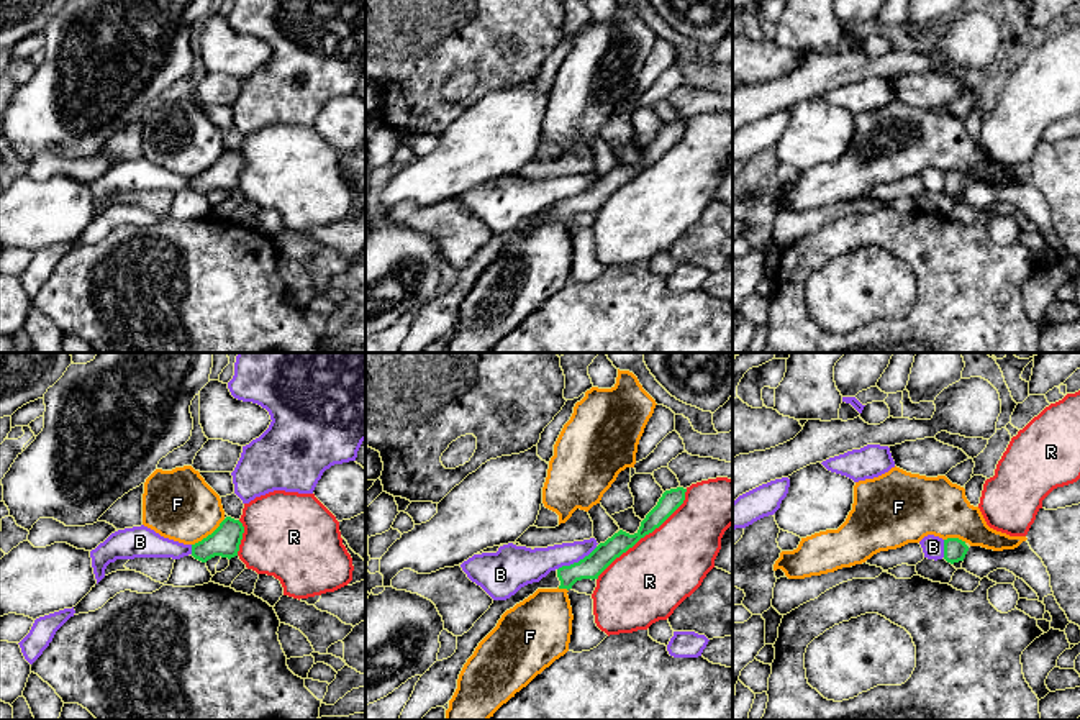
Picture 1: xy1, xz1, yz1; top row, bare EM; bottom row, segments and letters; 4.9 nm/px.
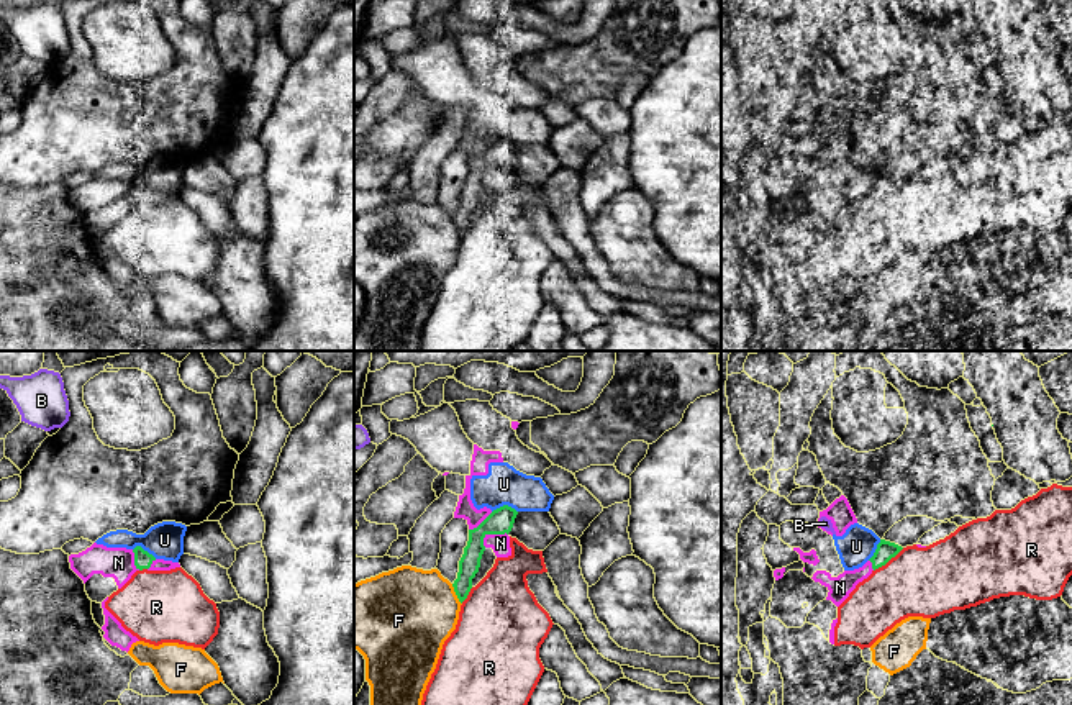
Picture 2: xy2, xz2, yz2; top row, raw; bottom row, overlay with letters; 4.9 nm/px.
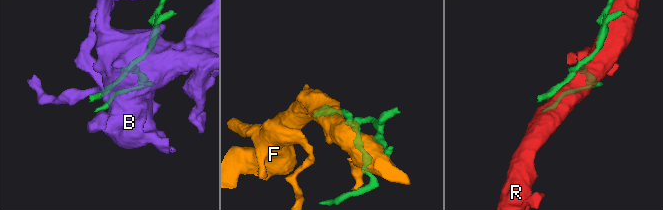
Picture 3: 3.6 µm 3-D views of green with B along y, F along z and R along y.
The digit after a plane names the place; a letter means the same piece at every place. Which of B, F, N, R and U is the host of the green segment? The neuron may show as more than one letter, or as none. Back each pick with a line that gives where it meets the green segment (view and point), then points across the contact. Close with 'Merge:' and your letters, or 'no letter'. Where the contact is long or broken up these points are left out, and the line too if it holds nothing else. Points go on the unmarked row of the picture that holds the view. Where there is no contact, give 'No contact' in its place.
Merge: no letter

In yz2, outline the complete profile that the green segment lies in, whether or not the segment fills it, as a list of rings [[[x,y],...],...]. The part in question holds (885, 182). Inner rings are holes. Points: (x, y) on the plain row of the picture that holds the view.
[[[880,172],[880,175],[877,177],[877,182],[874,185],[874,189],[869,192],[872,195],[872,202],[879,202],[882,198],[885,198],[892,190],[895,190],[903,180]]]

